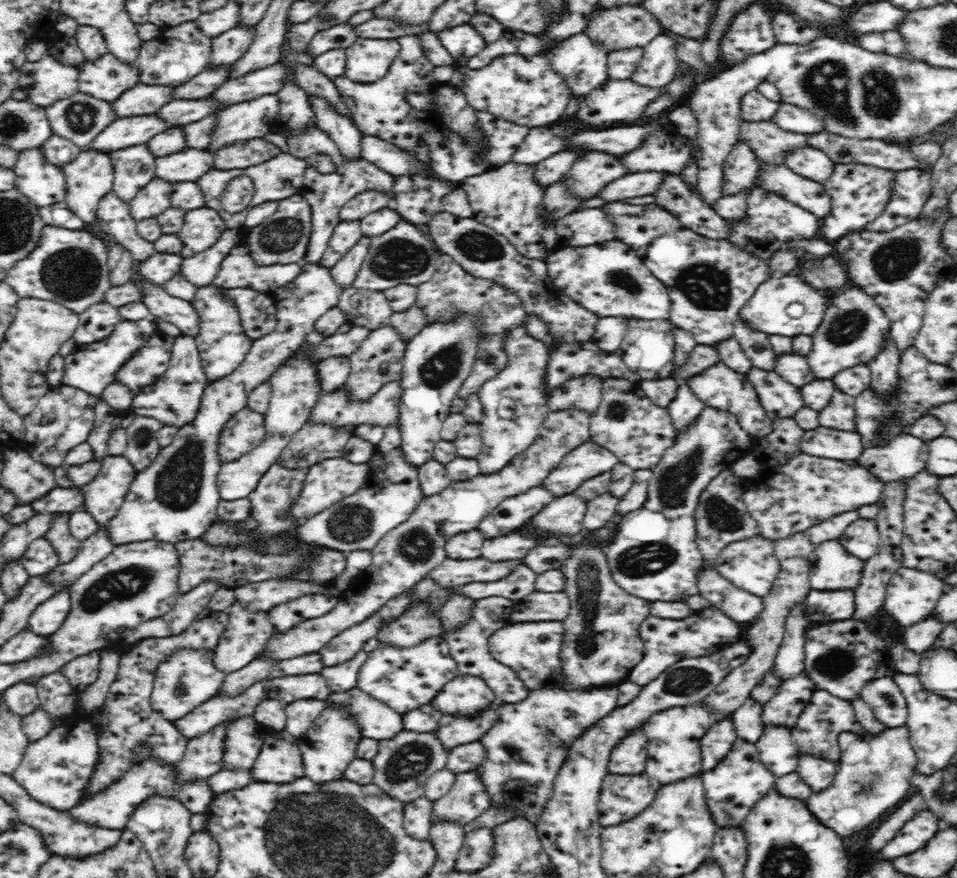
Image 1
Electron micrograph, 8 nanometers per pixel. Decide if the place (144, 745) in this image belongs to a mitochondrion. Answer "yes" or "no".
no

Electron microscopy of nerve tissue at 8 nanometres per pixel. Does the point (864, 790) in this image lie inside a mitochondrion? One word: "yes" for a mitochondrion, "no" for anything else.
yes

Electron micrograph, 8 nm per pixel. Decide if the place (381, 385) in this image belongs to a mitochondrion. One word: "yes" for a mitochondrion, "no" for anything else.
no

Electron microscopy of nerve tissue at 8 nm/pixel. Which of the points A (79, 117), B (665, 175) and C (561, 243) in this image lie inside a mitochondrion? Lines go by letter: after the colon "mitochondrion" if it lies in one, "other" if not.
A: mitochondrion
B: other
C: other

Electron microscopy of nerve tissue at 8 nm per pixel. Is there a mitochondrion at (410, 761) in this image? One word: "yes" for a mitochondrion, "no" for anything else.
yes

